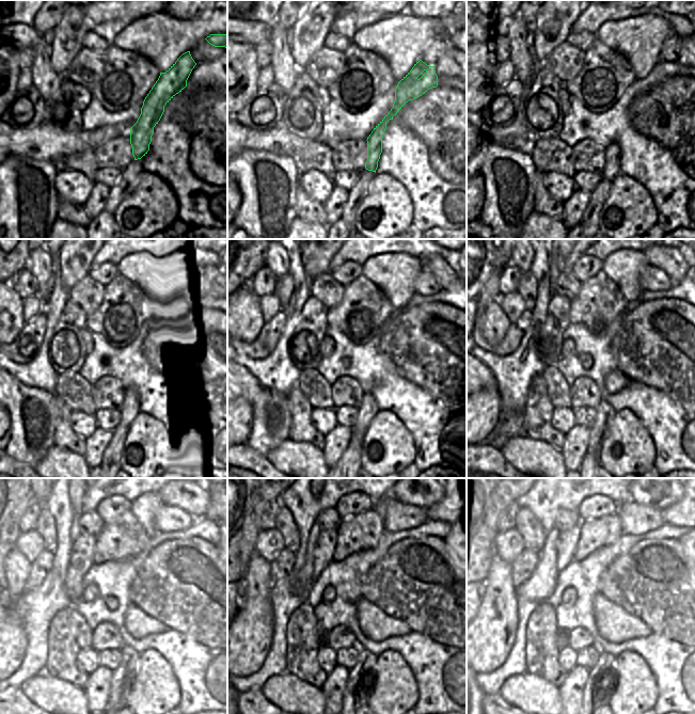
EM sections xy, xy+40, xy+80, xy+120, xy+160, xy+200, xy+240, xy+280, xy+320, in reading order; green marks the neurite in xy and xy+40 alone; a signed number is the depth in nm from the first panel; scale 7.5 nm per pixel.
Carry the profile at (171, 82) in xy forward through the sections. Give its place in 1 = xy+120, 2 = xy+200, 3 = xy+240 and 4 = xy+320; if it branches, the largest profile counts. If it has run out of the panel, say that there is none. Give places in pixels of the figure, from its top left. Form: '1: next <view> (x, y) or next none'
1: next xy+120 (130, 409)
2: next xy+200 (605, 415)
3: next xy+240 (122, 678)
4: next xy+320 (602, 683)

